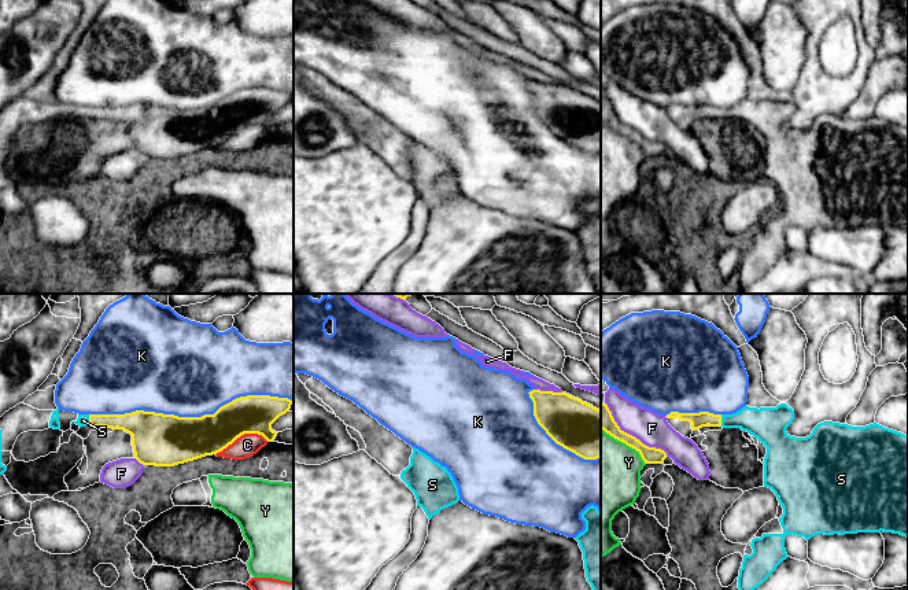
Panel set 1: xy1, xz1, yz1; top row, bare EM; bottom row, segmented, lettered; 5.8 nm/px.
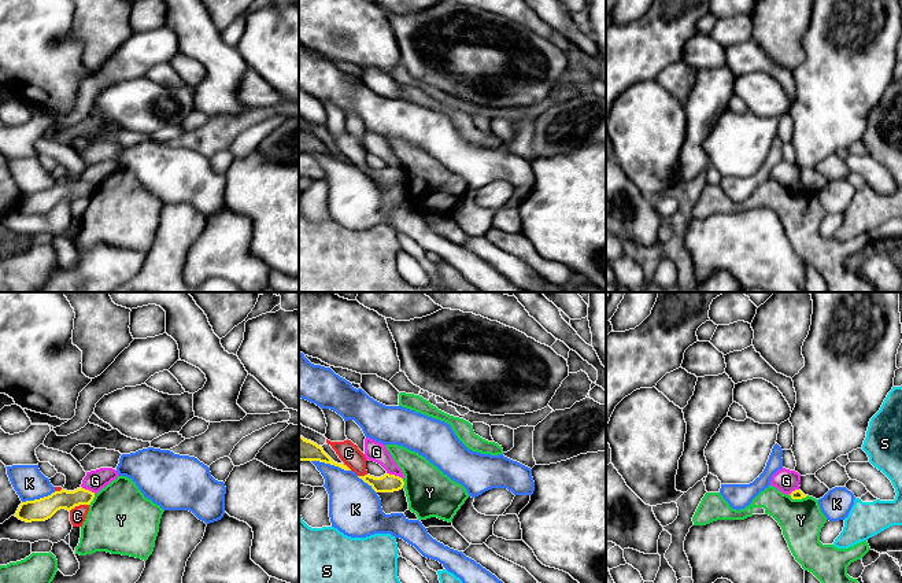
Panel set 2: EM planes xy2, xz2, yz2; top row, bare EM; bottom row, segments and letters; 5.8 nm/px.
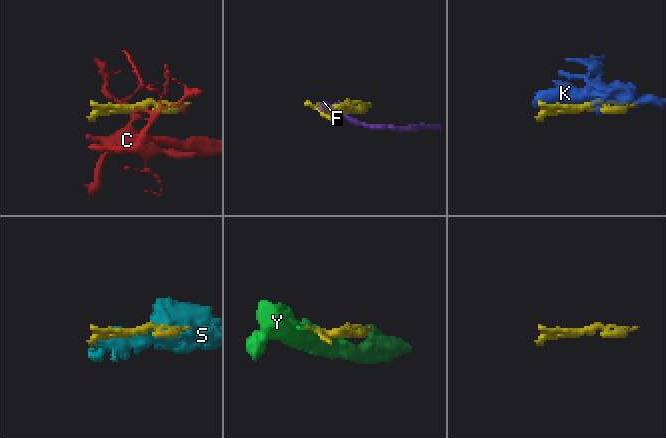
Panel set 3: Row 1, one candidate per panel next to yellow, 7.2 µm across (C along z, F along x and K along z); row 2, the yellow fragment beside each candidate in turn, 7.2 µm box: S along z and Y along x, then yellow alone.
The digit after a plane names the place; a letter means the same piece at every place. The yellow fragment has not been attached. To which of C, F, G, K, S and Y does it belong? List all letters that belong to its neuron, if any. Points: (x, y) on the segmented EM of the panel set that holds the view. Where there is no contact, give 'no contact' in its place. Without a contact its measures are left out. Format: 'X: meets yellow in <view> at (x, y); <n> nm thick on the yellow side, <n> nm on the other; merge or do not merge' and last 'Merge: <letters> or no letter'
C: meets yellow in xy1 at (242, 434); 240 nm thick on the yellow side, 140 nm on the other; do not merge
F: meets yellow in yz1 at (631, 435); 130 nm thick on the yellow side, 190 nm on the other; do not merge
G: meets yellow in xz2 at (395, 476); 110 nm thick on the yellow side, 120 nm on the other; do not merge
K: meets yellow in xy1 at (191, 417); 300 nm thick on the yellow side, 500 nm on the other; do not merge
S: meets yellow in xy1 at (89, 420); 130 nm thick on the yellow side, 70 nm on the other; merge
Y: meets yellow in yz1 at (626, 443); 130 nm thick on the yellow side, 460 nm on the other; do not merge
Merge: S

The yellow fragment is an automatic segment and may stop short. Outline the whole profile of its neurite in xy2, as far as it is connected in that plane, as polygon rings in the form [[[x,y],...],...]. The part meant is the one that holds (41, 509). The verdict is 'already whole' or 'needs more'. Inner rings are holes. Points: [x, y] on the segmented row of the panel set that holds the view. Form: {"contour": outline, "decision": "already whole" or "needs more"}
{"contour": [[[82,487],[74,491],[62,488],[60,491],[55,491],[48,497],[22,502],[15,513],[15,517],[26,523],[45,521],[60,509],[70,512],[75,506],[90,505],[93,498],[95,492]]], "decision": "already whole"}

